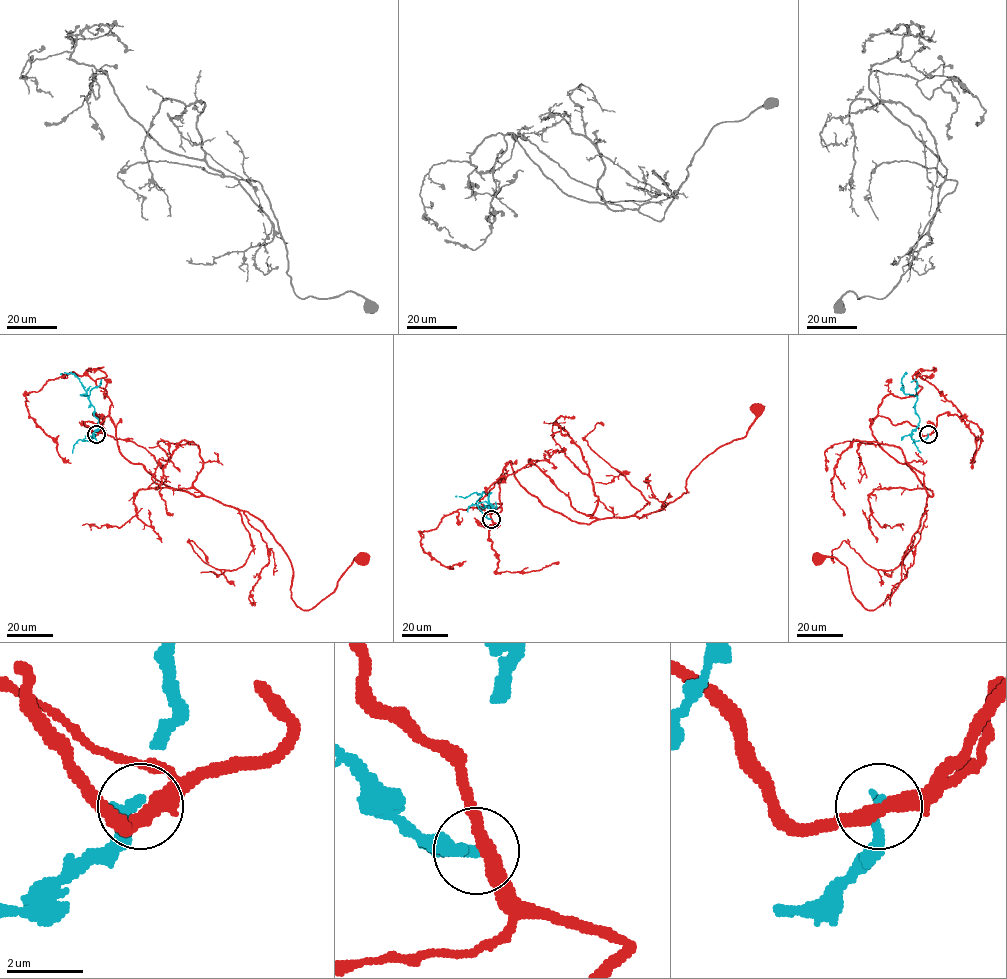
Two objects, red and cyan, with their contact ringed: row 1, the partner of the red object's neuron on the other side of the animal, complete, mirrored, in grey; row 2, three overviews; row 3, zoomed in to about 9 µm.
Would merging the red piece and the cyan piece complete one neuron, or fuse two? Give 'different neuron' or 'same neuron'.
different neuron

